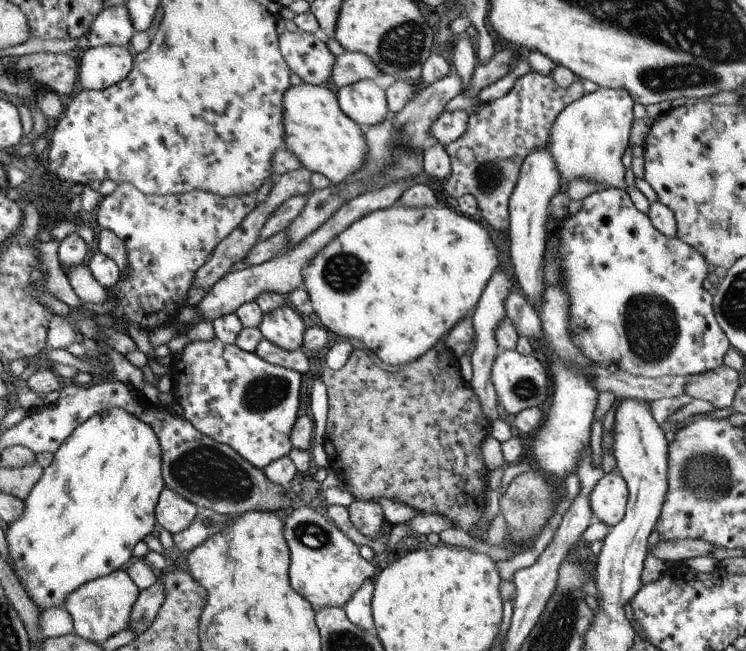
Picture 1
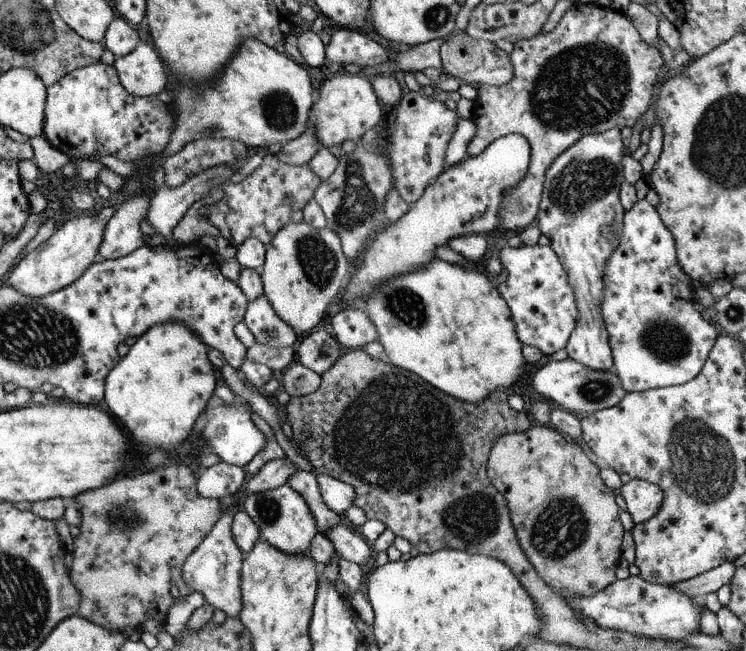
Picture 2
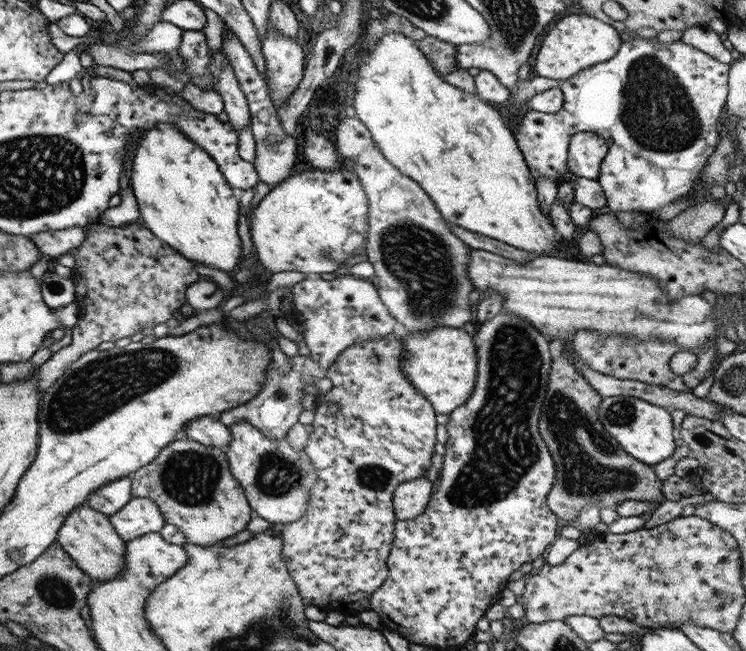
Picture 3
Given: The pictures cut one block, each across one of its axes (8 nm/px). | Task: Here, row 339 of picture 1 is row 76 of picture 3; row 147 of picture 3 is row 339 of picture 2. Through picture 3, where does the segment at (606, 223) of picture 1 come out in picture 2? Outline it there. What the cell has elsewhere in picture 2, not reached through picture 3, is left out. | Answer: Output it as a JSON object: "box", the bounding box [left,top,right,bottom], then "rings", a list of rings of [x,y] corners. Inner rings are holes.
{"box":[496,199,720,393],"rings":[[[637,199],[635,204],[624,211],[623,228],[621,228],[621,234],[619,234],[619,242],[615,246],[615,250],[609,254],[607,262],[605,262],[605,268],[603,268],[603,276],[601,276],[601,282],[603,282],[603,298],[601,298],[601,318],[603,318],[603,327],[606,330],[607,342],[611,351],[611,358],[613,358],[613,371],[615,376],[619,378],[619,384],[626,393],[633,391],[643,391],[647,389],[653,389],[655,387],[668,387],[671,385],[679,385],[695,378],[701,370],[701,366],[715,342],[715,338],[720,333],[720,330],[712,323],[701,318],[701,309],[697,306],[693,300],[693,288],[691,288],[690,280],[687,274],[681,272],[679,264],[677,264],[676,250],[674,247],[674,240],[671,233],[659,218],[657,211],[649,202],[645,199]],[[501,245],[498,261],[504,271],[496,289],[509,308],[519,342],[531,345],[545,355],[565,348],[577,320],[577,308],[573,290],[567,284],[565,272],[555,253],[547,245],[522,245],[517,248]]]}

